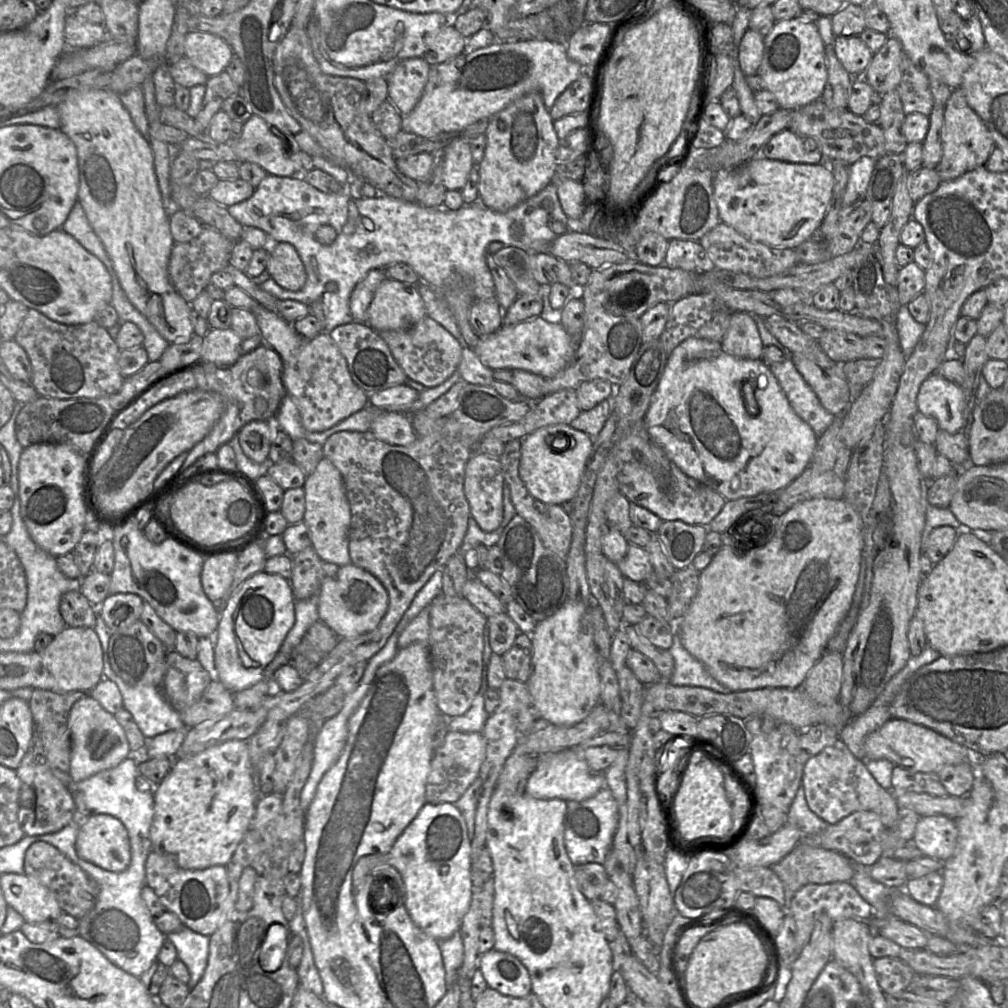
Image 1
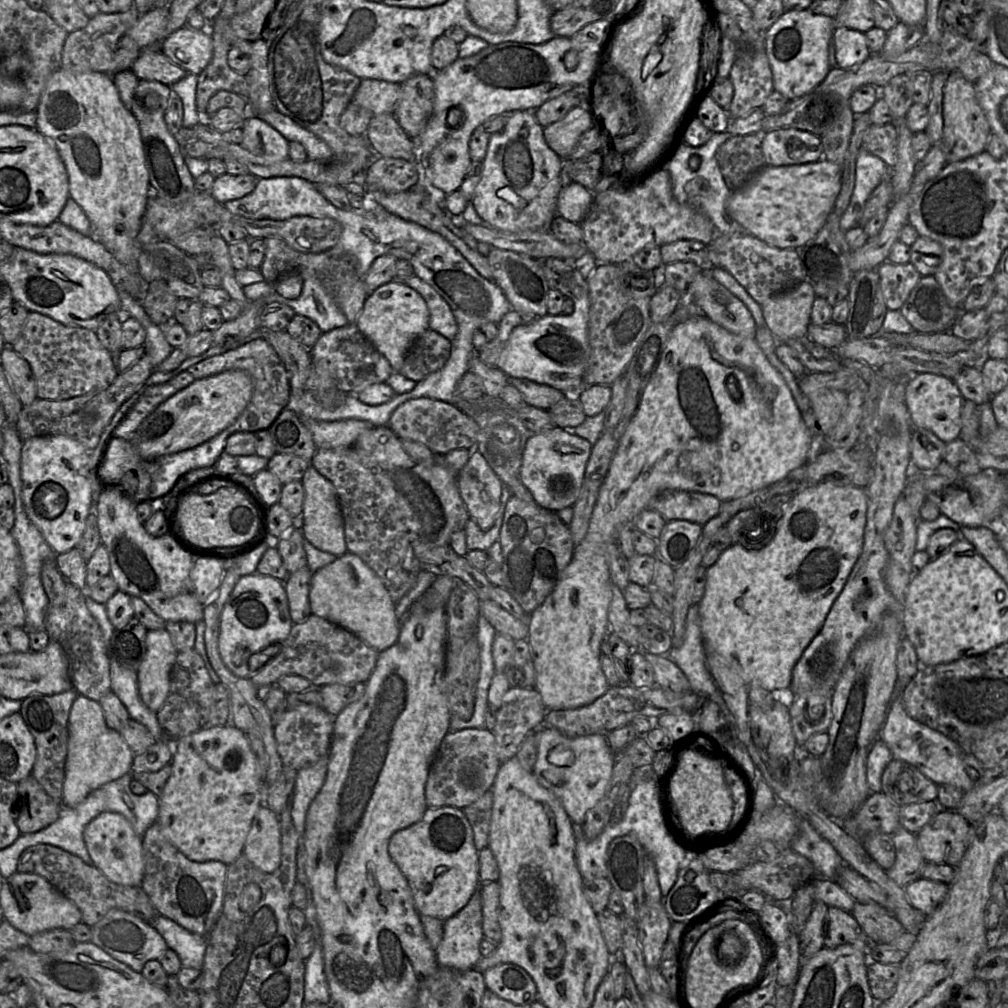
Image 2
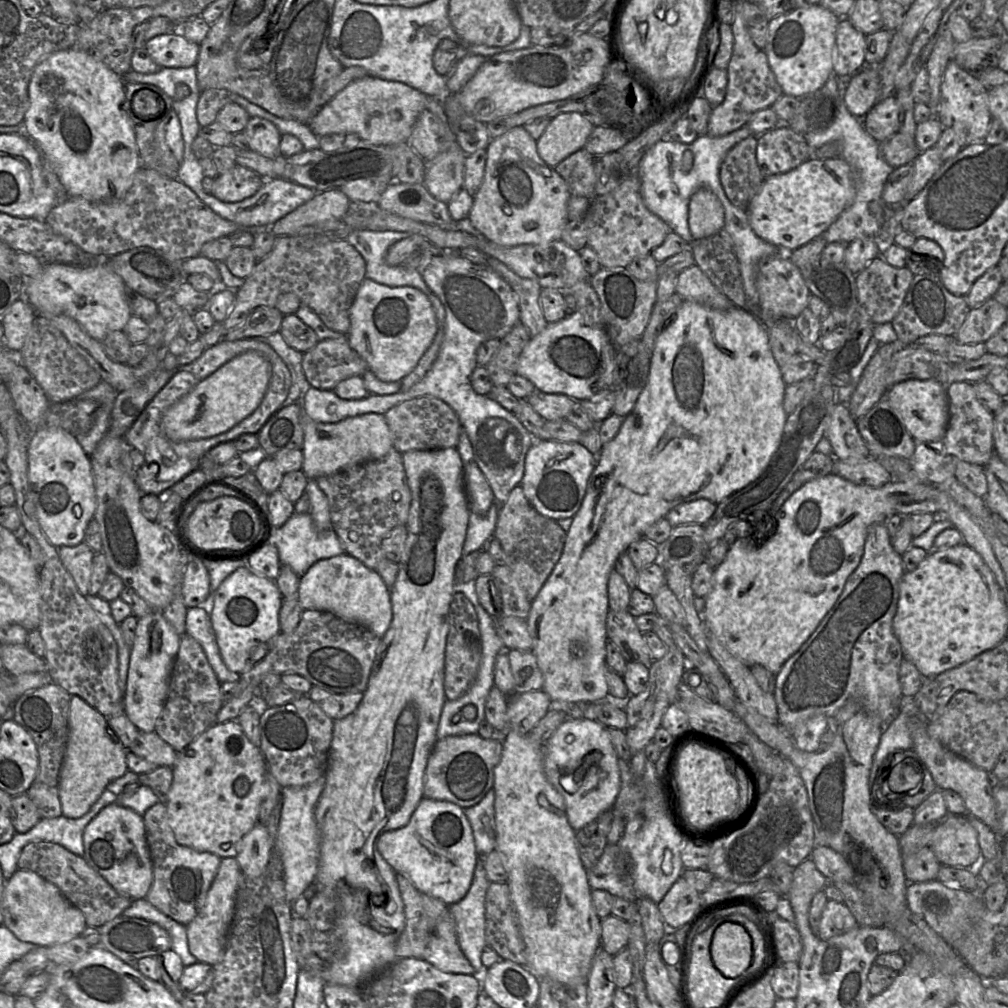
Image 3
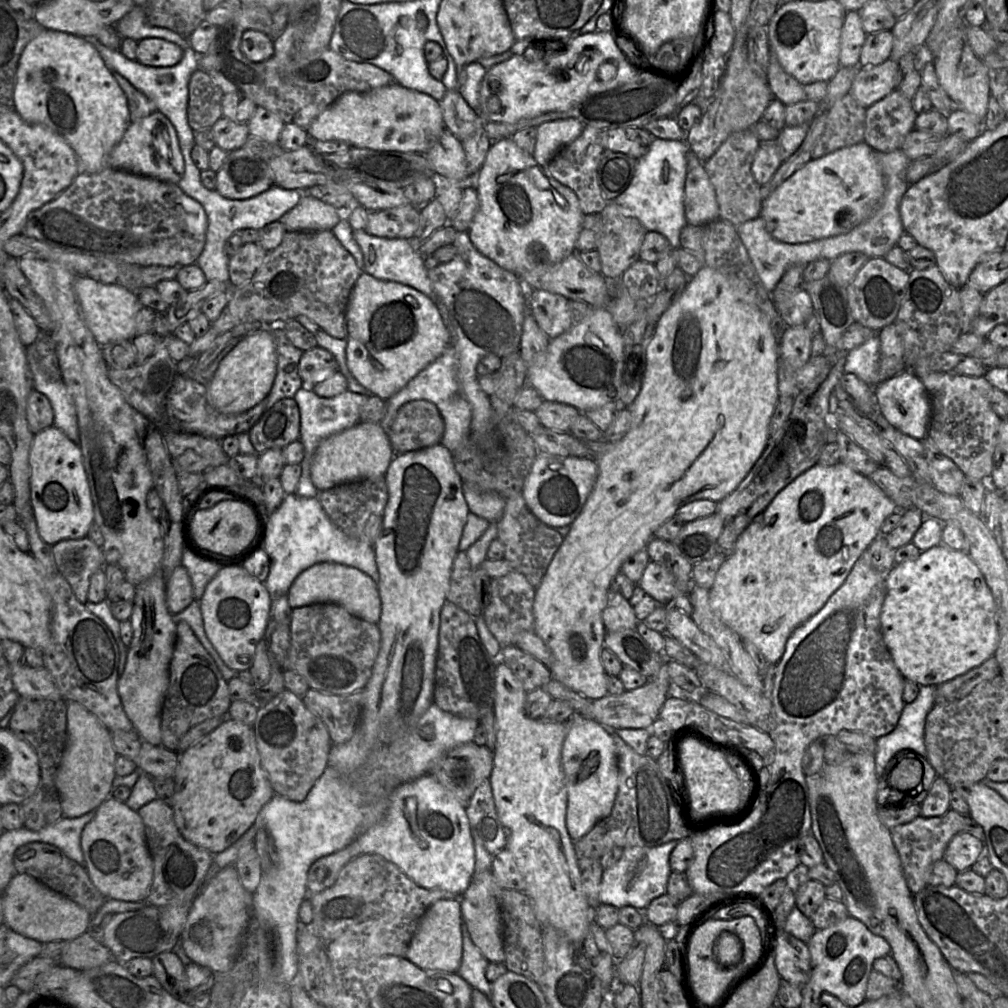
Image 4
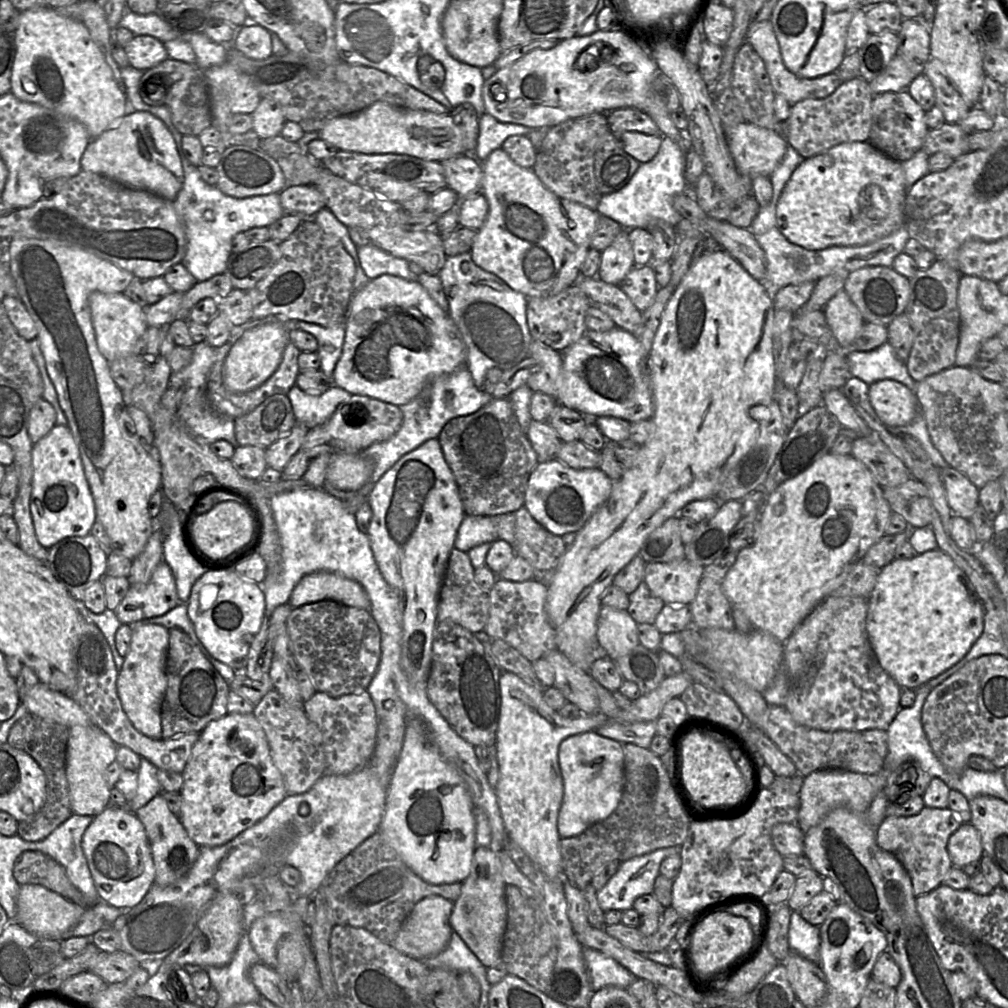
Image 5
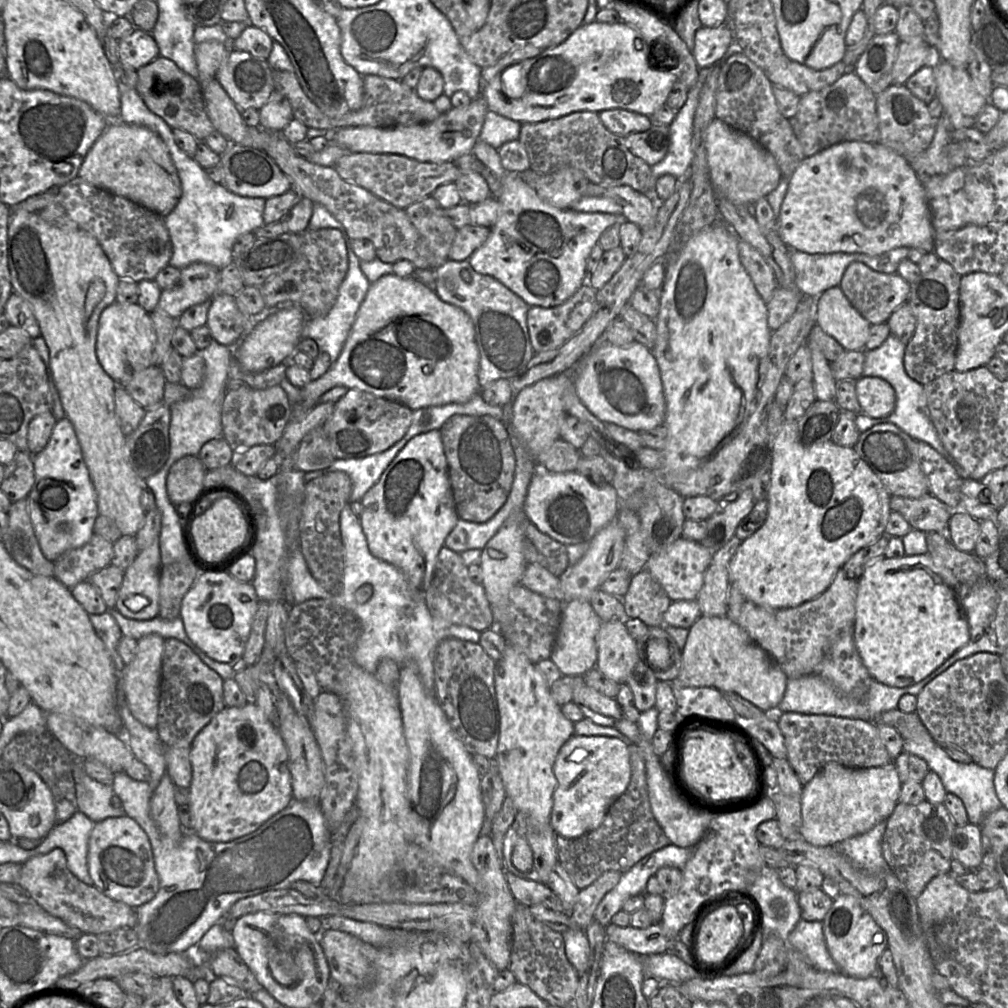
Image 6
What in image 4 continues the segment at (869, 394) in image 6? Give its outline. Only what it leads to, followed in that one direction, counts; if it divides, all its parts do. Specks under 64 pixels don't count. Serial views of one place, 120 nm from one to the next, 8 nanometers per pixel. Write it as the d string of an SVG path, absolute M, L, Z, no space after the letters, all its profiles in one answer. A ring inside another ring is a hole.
M905 370L873 387L873 392L881 413L893 427L920 441L928 437L932 417L930 396L922 381L911 370Z

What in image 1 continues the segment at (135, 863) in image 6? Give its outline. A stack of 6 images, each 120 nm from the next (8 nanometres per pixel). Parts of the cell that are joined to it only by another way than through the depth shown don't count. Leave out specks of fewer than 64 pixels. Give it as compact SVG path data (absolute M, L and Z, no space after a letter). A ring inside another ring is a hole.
M94 813L82 821L76 837L77 855L104 870L122 872L130 864L128 831L112 815Z

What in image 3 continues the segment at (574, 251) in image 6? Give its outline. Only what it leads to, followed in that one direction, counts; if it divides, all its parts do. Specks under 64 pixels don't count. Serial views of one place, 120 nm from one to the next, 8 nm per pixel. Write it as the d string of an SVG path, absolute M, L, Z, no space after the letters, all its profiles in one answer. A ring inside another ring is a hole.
M524 126L491 139L487 147L484 178L474 194L469 213L472 225L500 246L545 244L560 240L568 220L569 186L537 152L537 141Z

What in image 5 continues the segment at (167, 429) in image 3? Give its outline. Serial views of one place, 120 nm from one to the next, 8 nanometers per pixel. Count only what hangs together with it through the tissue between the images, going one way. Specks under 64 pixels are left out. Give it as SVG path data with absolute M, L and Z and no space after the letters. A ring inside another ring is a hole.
M271 318L258 324L244 334L231 347L222 367L225 386L233 392L247 392L266 382L279 367L283 352L290 342L288 323L291 320Z

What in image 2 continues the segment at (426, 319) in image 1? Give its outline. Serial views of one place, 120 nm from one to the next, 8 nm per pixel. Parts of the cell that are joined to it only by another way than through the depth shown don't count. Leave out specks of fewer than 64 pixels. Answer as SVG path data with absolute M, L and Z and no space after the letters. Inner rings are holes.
M428 328L411 346L399 373L419 382L440 370L449 359L450 352L451 340Z

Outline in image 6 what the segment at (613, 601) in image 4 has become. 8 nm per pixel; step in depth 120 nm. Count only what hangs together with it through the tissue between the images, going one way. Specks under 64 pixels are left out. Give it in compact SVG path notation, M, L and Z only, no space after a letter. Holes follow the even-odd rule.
M619 619L602 621L597 634L596 667L618 684L626 683L639 661L636 640Z

